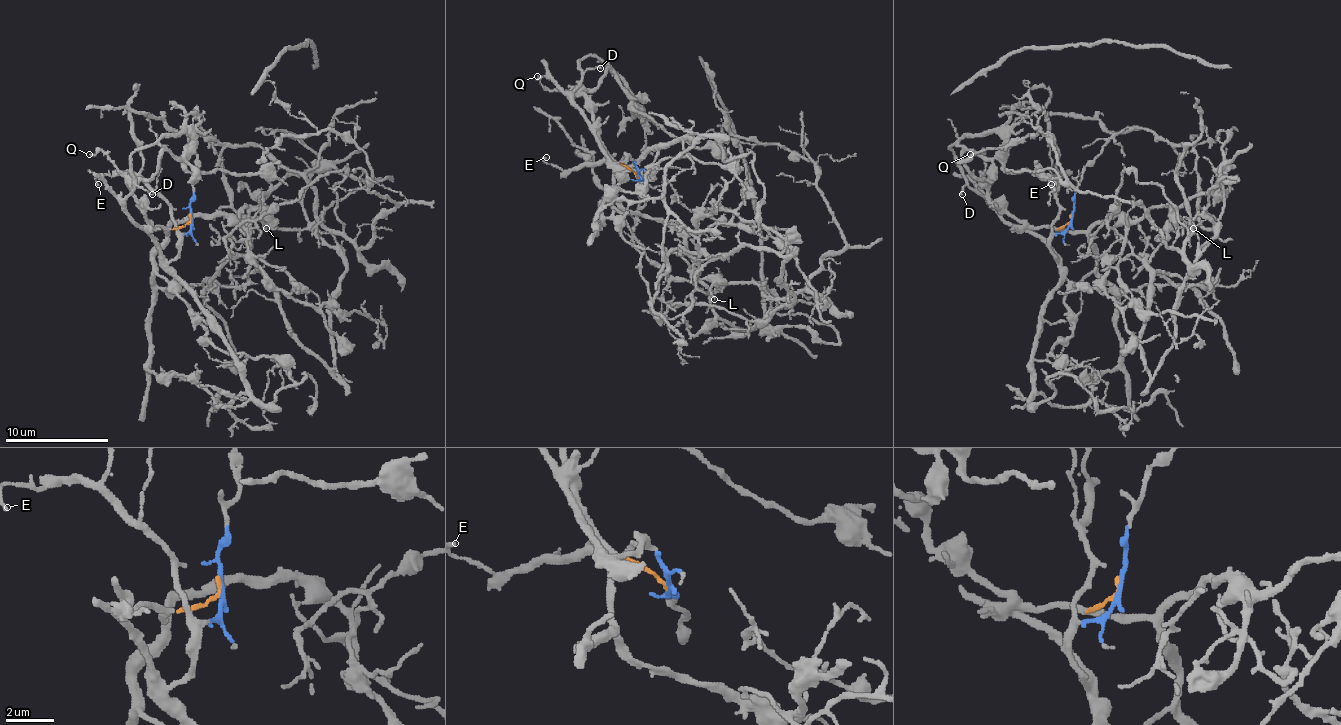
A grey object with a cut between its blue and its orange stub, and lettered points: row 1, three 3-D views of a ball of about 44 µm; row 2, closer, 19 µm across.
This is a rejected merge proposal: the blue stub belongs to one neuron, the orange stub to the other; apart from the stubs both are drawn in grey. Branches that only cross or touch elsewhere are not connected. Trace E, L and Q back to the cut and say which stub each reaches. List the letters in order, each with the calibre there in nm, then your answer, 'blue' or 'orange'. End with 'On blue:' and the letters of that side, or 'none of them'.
E: 140 nm | blue
L: 120 nm | orange
Q: 140 nm | orange
On blue: E

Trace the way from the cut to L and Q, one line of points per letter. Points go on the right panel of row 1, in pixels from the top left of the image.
L: (1071, 218), (1058, 228), (1089, 231), (1113, 215), (1138, 218), (1151, 208), (1167, 208), (1193, 228)
Q: (1071, 218), (1061, 228), (1022, 226), (988, 195), (983, 153), (981, 151), (970, 153)

